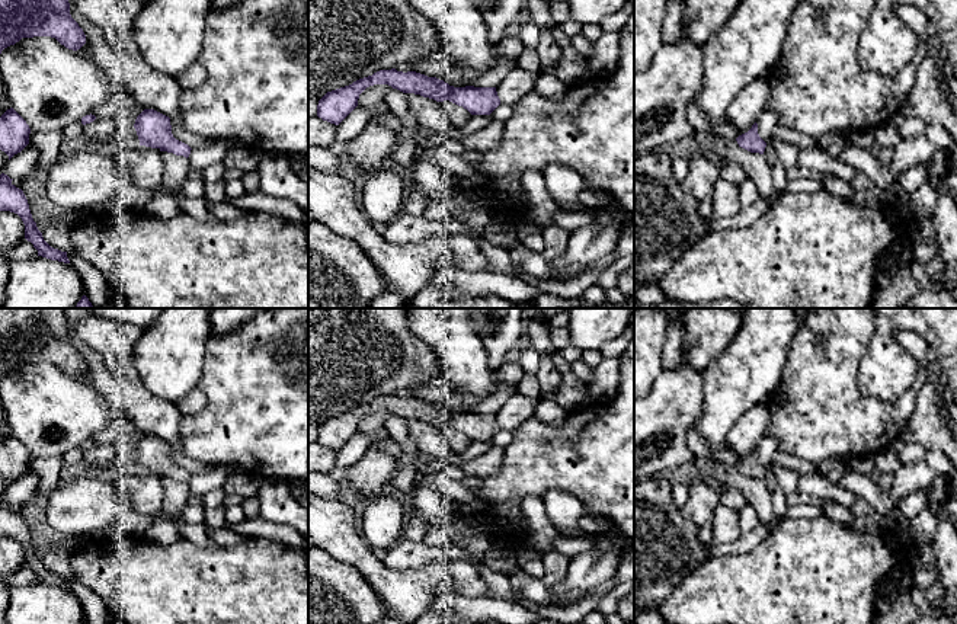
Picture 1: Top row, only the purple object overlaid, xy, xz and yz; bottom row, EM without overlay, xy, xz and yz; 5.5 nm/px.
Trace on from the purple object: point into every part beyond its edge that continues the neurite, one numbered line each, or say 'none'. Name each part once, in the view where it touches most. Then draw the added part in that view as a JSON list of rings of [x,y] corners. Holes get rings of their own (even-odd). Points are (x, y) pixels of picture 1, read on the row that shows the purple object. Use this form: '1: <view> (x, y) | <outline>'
none

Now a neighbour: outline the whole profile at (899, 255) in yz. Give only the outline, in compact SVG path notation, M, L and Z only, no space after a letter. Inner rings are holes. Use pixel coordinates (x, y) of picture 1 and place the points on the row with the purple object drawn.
M905 241L896 246L890 253L884 255L876 266L877 285L887 278L890 272L903 263L912 262L913 256L910 253L912 244Z

